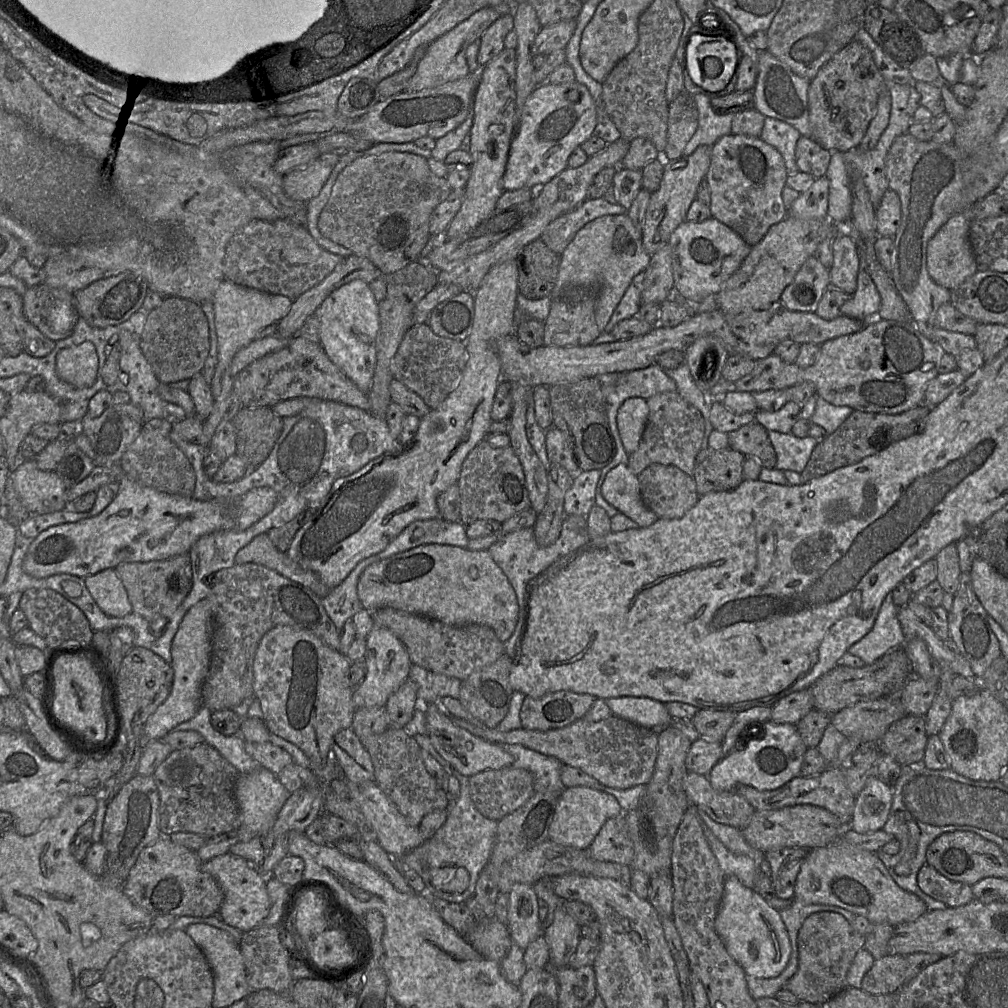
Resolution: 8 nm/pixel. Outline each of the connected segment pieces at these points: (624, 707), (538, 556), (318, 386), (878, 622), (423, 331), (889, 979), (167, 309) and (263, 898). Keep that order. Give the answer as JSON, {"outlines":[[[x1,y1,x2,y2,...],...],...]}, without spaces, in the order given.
{"outlines":[[[647,697,609,698,606,704,612,715,647,729,668,726,674,721,664,703]],[[523,528,507,534,502,533,500,530,498,535,501,536,500,539,491,545,488,551,512,585,519,607,523,605,526,587,530,580,546,570,558,559,571,554,590,540,587,529,585,532,577,532,573,529,562,528,558,539,547,547,540,546,536,542,534,528]],[[301,335,294,336,286,346,255,360,236,374,233,388,240,395,243,408,272,407,282,401,307,397,370,411,368,393,361,391,330,361,320,343]],[[892,591,884,598,872,629,847,652,857,656,866,665,872,664,888,651,903,647,906,638,897,617,898,607,893,603]],[[427,323,414,324,405,334,391,363,395,380,416,393,432,410,456,389,467,362,463,341,440,337]],[[887,955,877,959,858,989,872,995,896,993,905,984,907,969,908,962,904,955]],[[149,291,142,309,148,313,140,348,160,382,171,384,202,373,210,350,209,325,200,304]],[[230,852,202,863,202,870,220,885,224,900,219,909,220,918,242,933,259,927,270,911,270,900,266,890,266,876,258,872,244,858]]]}

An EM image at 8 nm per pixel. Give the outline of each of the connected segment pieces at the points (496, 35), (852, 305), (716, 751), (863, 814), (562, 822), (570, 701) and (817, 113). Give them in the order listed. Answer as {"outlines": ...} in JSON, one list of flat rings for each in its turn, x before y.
{"outlines":[[[506,14,494,21,483,33,477,55,477,62,481,67,486,66,505,48,504,39,512,30,514,30,513,14]],[[860,269,855,292,839,307,840,314,860,321,873,320,880,308,881,298,869,274]],[[698,738,690,745,685,765,688,771,707,776,712,767,723,757,721,743]],[[871,777,856,796,850,829,857,833,872,833,885,825,893,801,893,787,877,777]],[[587,787,565,788,558,798,549,827,549,839,559,845,586,850,604,823,623,813,618,801,610,794]],[[561,690,541,698,526,697,520,709,522,729,548,731,563,728,583,718,596,697]],[[852,40,825,63,811,80,808,89,809,138,828,151,846,152,857,148,876,114,878,97,885,89,887,83,870,51]]]}

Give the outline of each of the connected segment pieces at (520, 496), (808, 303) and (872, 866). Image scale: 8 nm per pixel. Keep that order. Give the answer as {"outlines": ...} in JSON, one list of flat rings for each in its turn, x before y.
{"outlines":[[[486,440,479,442,464,460,457,484,461,497,459,522,466,526,487,519,503,523,531,507,523,467,510,446,492,448]],[[814,256,809,257,796,273,792,282,785,287,779,301,791,311,815,312,819,301,830,285,830,271]],[[842,836,827,846,808,850,796,879,794,900,804,905,837,906,866,917,870,923,892,926,915,921,928,911,921,898,896,884,876,853,855,846]]]}

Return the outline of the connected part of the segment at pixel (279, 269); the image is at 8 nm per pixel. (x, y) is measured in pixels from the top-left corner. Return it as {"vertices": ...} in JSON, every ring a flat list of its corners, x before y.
{"vertices":[[253,219,228,243,223,259,223,273,225,281,283,295,294,302,331,274,344,259,323,249,304,226,285,219]]}

